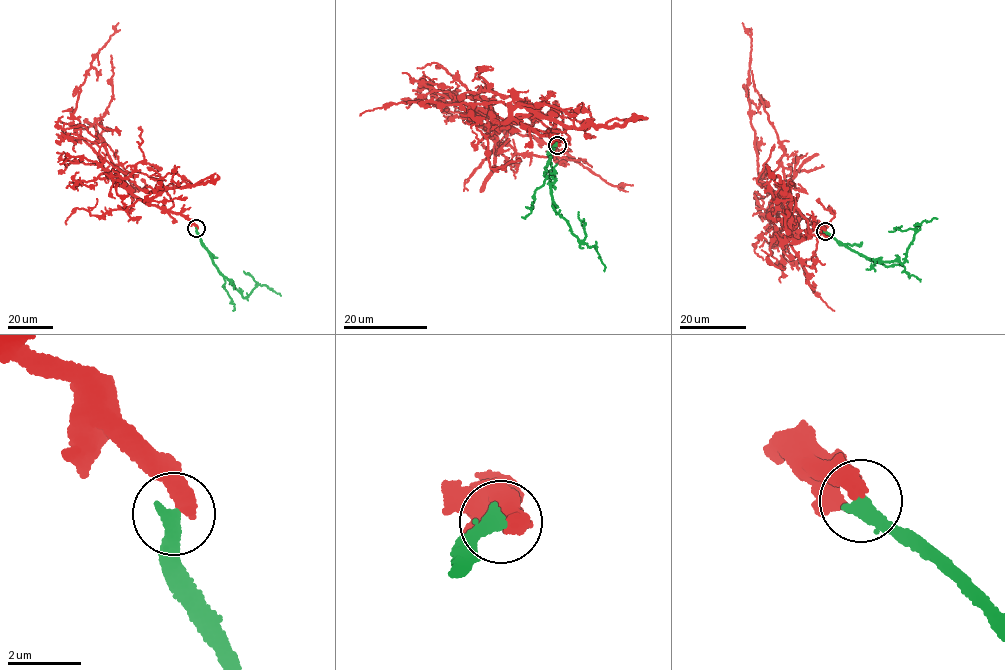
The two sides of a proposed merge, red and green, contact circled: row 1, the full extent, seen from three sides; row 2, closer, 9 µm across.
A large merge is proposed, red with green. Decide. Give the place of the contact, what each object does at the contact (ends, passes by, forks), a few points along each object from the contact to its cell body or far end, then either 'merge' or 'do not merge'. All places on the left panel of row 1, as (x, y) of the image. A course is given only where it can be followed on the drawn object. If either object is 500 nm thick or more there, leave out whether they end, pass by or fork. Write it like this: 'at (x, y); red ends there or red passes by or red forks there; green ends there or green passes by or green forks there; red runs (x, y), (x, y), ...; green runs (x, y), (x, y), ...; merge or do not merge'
at (196, 228); red ends there; green ends there; red runs (196, 228), (180, 214), (148, 205), (121, 186), (80, 134), (73, 115), (80, 85), (118, 22); green runs (196, 228), (201, 243), (218, 271), (244, 298), (259, 284), (265, 284), (281, 296); do not merge

